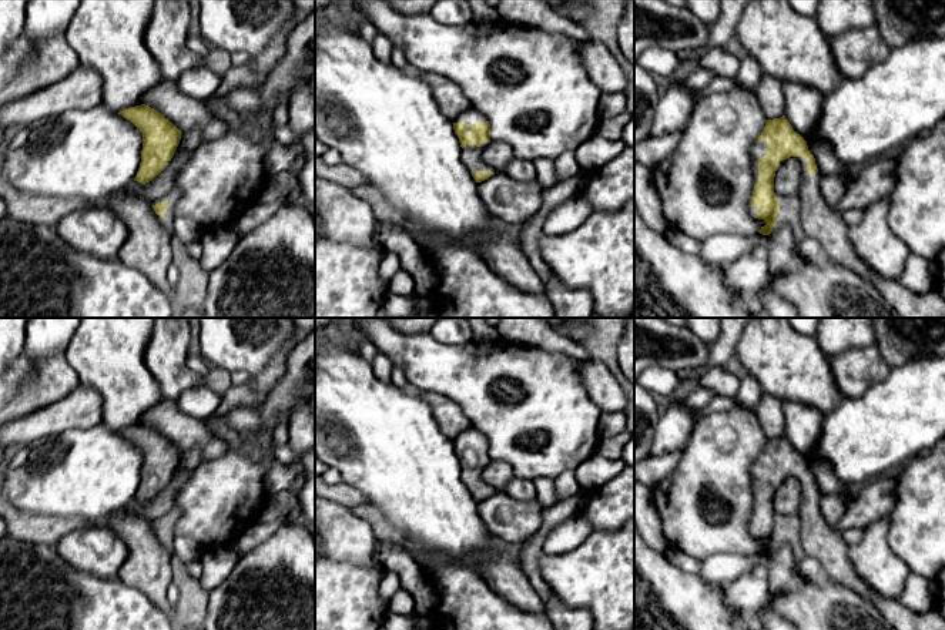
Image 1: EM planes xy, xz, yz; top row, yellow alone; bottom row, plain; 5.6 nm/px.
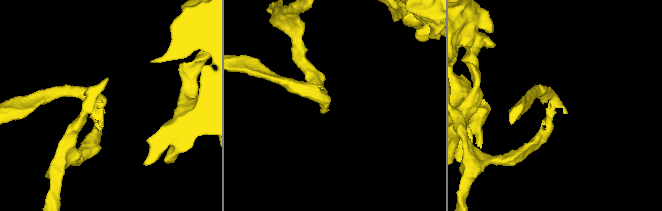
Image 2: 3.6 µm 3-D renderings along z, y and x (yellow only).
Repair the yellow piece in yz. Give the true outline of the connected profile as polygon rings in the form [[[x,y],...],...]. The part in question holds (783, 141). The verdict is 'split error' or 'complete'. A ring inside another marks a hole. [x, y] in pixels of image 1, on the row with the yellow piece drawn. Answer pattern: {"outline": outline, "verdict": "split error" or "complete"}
{"outline": [[[785,115],[767,120],[751,148],[754,190],[750,212],[767,222],[757,234],[770,235],[777,224],[774,218],[780,212],[780,201],[774,192],[774,177],[780,164],[790,157],[797,158],[801,171],[795,224],[802,235],[815,238],[828,259],[854,271],[879,291],[902,318],[945,318],[945,301],[935,288],[925,294],[914,292],[899,279],[879,277],[857,255],[842,214],[828,207],[822,198],[822,175],[807,141],[792,130]]], "verdict": "split error"}

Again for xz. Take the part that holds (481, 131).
{"outline": [[[472,107],[453,120],[455,134],[462,147],[462,160],[476,182],[487,180],[497,172],[482,158],[482,150],[490,143],[490,124],[487,118]]], "verdict": "split error"}

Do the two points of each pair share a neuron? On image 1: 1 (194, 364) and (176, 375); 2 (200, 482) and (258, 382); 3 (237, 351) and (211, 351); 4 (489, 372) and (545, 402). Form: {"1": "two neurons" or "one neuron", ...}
{"1": "two neurons", "2": "two neurons", "3": "one neuron", "4": "one neuron"}

